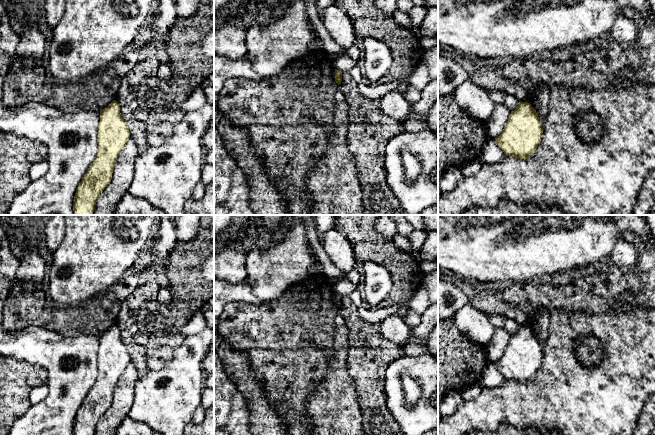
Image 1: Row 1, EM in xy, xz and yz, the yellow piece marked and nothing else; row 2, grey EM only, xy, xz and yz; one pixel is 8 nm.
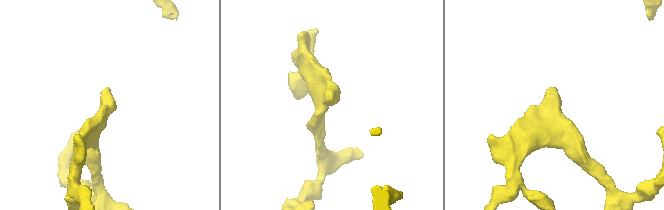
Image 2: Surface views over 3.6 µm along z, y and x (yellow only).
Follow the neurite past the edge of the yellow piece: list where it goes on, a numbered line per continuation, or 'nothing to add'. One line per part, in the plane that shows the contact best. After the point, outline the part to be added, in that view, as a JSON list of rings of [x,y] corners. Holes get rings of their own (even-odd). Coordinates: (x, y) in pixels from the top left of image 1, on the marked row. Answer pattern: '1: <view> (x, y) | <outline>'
nothing to add

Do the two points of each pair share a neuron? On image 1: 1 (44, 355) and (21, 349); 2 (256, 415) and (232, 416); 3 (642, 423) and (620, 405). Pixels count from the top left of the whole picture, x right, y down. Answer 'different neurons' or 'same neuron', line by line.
1: same neuron
2: different neurons
3: different neurons

